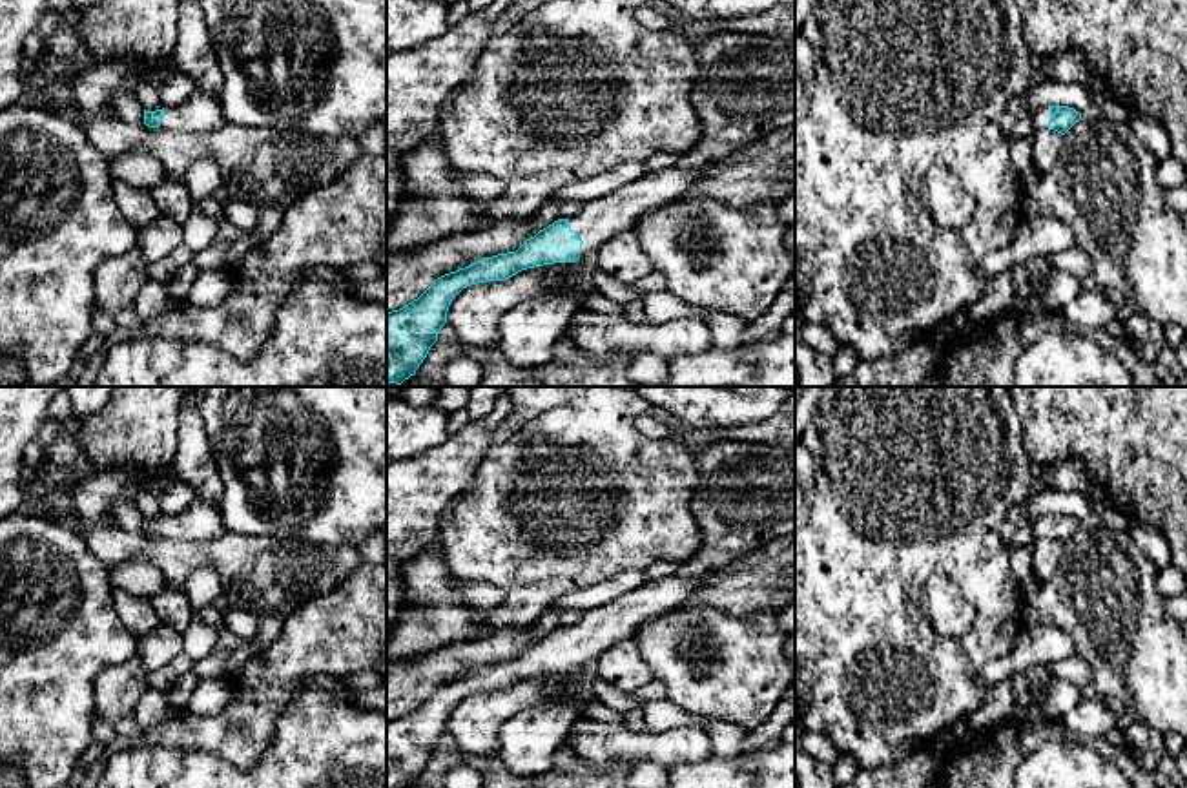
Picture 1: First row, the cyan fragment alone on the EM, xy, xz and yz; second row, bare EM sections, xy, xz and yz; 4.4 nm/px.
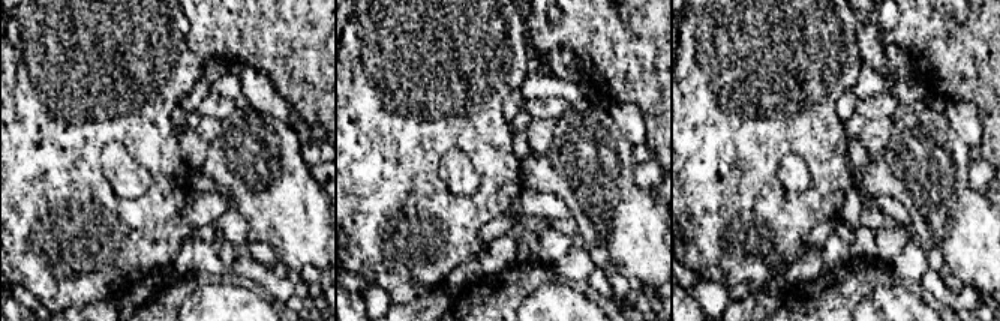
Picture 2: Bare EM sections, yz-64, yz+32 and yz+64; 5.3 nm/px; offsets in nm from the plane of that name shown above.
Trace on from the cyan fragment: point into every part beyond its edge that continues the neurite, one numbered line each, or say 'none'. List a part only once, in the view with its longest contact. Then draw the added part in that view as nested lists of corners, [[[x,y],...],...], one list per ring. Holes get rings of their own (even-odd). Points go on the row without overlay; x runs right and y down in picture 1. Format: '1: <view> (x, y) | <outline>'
1: xz (604, 626) | [[[667,576],[585,611],[582,620],[569,627],[571,638],[583,649],[580,666],[596,664],[605,648],[633,638],[640,624],[680,607],[698,582],[700,578]]]

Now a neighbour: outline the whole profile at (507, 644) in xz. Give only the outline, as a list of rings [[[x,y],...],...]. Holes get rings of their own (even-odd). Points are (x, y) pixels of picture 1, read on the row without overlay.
[[[534,626],[501,629],[487,633],[474,642],[459,642],[425,653],[414,660],[397,660],[387,664],[387,722],[399,719],[418,708],[438,686],[445,682],[465,677],[483,666],[516,660],[527,648],[534,646],[540,640],[532,635],[532,627]]]

